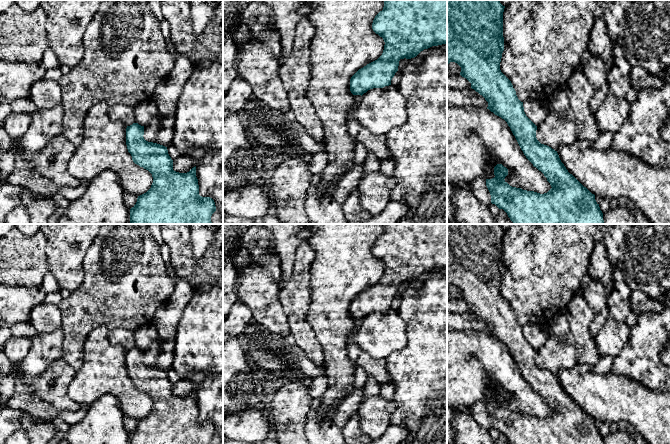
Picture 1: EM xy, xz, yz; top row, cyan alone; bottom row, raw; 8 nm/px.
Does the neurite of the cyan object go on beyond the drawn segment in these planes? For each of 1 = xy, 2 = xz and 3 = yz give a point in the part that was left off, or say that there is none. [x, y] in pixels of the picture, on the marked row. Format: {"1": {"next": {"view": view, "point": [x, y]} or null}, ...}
{"1": {"next": null}, "2": {"next": null}, "3": {"next": null}}

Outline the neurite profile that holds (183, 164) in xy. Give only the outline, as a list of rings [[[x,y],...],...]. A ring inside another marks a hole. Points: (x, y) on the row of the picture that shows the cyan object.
[[[207,150],[200,159],[181,156],[173,161],[173,170],[187,173],[196,168],[199,195],[214,200],[216,211],[223,216],[223,150]]]

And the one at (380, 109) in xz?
[[[393,85],[370,89],[362,95],[354,116],[372,134],[386,135],[406,122],[406,97]]]

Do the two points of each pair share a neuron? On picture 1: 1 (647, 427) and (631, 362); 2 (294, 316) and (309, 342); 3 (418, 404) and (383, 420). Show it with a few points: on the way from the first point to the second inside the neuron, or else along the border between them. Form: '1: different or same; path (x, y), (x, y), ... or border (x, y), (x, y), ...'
1: different; border (612, 373), (631, 377), (655, 392)
2: same; path (298, 322), (303, 336)
3: different; border (393, 400), (395, 410), (391, 415), (390, 423)

